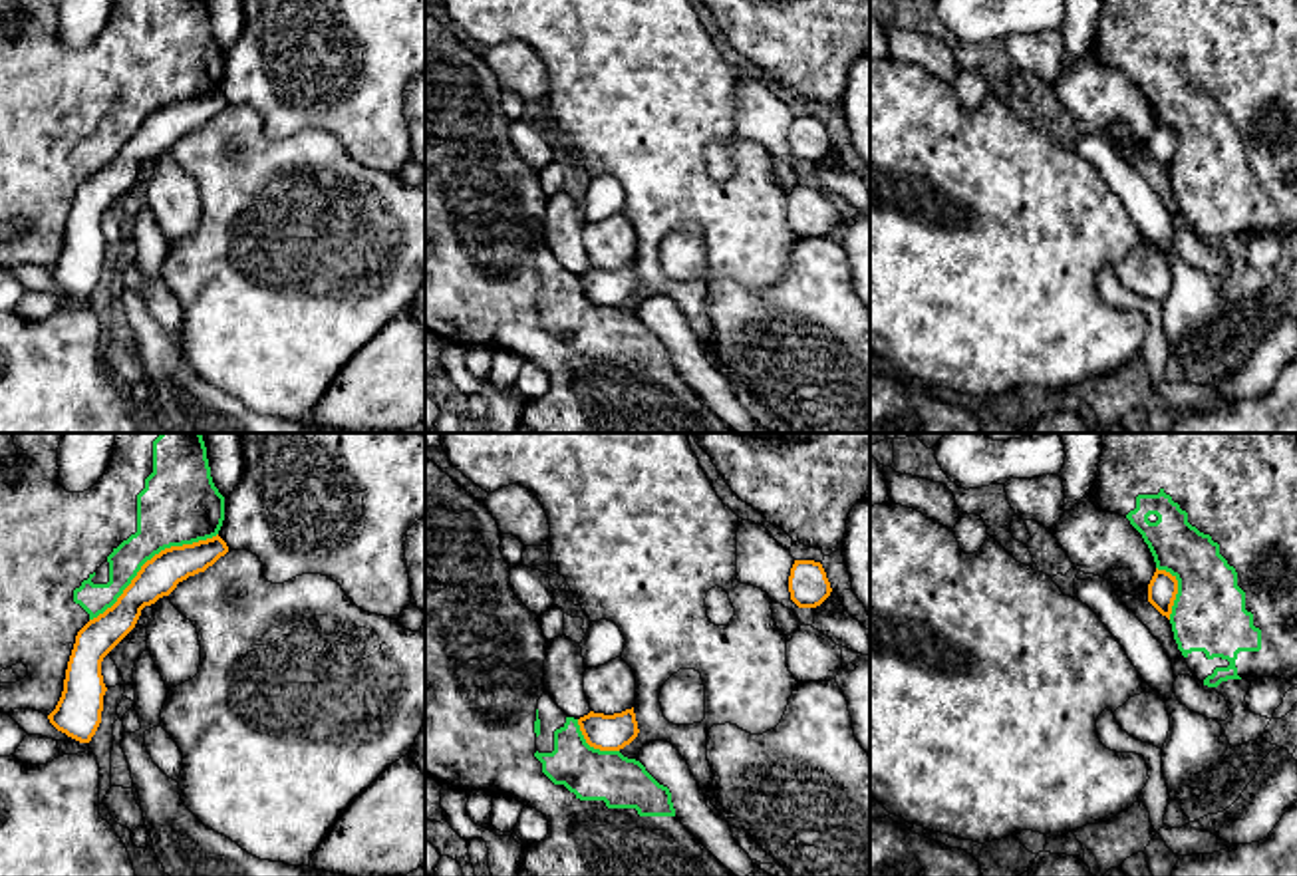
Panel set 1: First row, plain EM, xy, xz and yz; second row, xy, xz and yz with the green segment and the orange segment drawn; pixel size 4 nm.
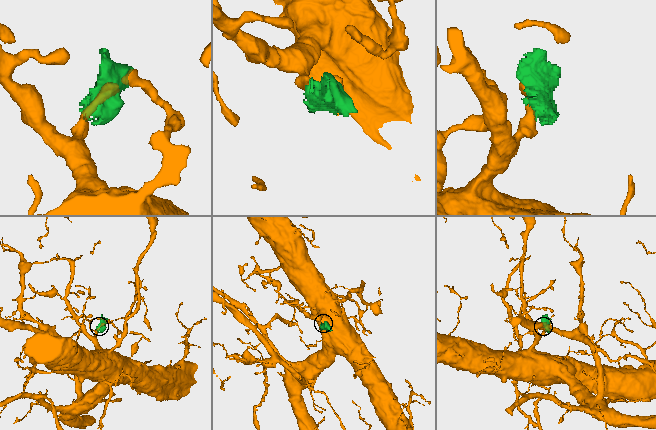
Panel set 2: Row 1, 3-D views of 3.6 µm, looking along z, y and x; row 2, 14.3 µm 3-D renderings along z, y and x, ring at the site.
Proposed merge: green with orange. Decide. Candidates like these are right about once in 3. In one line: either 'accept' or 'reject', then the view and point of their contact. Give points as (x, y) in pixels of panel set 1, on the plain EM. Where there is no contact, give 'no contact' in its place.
reject | xy (149, 114)

